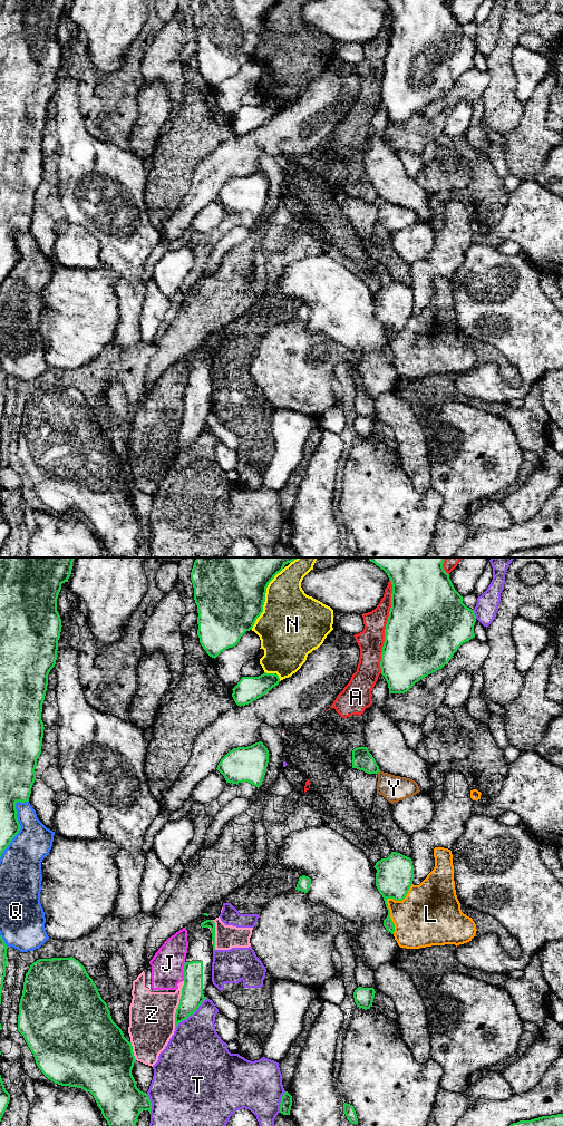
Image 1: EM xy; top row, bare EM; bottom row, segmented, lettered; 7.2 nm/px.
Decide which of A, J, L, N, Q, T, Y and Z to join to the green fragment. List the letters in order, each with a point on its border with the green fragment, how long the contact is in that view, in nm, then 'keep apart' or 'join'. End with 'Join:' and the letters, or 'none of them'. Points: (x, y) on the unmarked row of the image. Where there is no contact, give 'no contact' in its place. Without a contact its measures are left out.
A: xy (386, 55) | 700 nm | keep apart
J: xy (183, 400) | 140 nm | keep apart
L: xy (386, 330) | 400 nm | keep apart
N: xy (264, 29) | 480 nm | keep apart
Q: xy (19, 253) | 460 nm | keep apart
T: xy (191, 443) | 340 nm | keep apart
Y: xy (378, 201) | 30 nm | keep apart
Z: xy (178, 434) | 360 nm | keep apart
Join: none of them

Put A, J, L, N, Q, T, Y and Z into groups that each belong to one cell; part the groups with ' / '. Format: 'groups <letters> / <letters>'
groups A J Z / L / N / Q / T / Y

